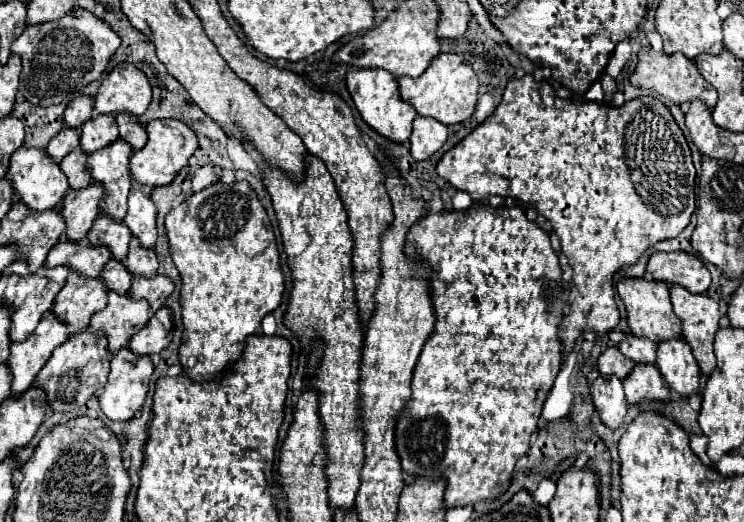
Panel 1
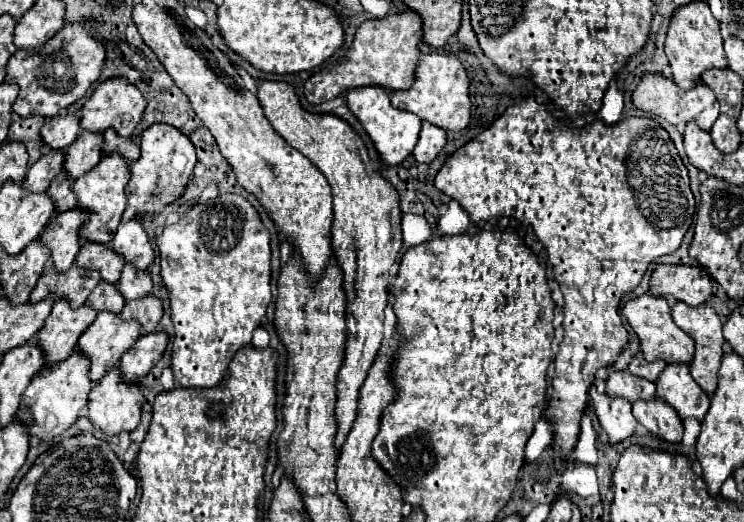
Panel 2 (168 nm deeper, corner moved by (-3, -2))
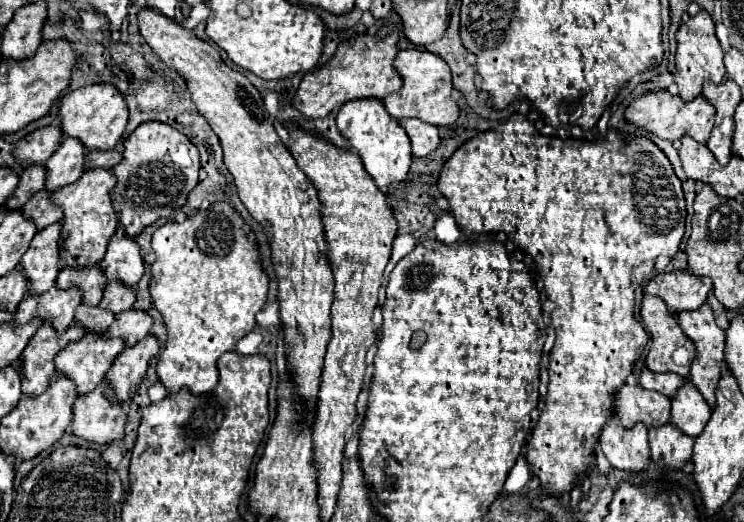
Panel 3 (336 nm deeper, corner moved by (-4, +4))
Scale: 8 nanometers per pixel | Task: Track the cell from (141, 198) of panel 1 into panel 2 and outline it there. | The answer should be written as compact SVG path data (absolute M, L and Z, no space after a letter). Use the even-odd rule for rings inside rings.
M134 218L118 226L112 240L112 250L118 252L124 258L124 262L134 264L138 270L148 270L148 266L154 260L154 252L148 242L148 236L142 224L136 222Z

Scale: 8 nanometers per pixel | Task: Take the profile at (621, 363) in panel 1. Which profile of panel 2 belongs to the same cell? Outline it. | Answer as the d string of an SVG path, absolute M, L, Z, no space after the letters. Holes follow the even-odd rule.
M612 372L606 380L606 394L626 398L628 402L636 400L654 400L656 398L656 384L646 382L630 372Z

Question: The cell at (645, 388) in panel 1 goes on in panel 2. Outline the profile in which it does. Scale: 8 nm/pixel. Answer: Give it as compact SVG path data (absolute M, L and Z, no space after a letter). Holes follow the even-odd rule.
M658 398L654 402L638 400L638 402L634 402L632 412L634 412L634 418L652 436L656 436L664 442L670 442L670 444L682 442L682 436L684 436L682 420L674 412L674 408L670 408L666 402L658 400Z

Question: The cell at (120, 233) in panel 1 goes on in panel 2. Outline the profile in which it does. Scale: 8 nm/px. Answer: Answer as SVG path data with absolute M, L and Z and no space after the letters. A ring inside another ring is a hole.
M86 242L74 264L78 268L88 268L88 270L96 270L100 272L100 278L108 284L116 284L118 282L118 276L120 276L120 270L124 266L122 262L122 256L118 256L112 248L104 246L104 244L94 244L94 242Z

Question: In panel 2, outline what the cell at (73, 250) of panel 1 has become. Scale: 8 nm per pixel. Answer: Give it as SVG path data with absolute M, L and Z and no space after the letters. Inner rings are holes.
M72 266L62 274L50 272L38 278L38 284L30 294L30 302L40 302L46 296L54 296L54 298L66 298L70 308L78 308L86 302L88 294L92 292L92 288L98 286L98 282L100 282L98 272L80 270L76 266Z

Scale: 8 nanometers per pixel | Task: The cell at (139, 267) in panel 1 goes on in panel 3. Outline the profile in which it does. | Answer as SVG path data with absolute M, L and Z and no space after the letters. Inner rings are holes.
M111 280L109 286L105 288L105 294L103 294L103 300L101 300L101 308L109 308L111 312L119 314L123 310L133 308L135 300L137 300L135 286L125 286L125 282Z

